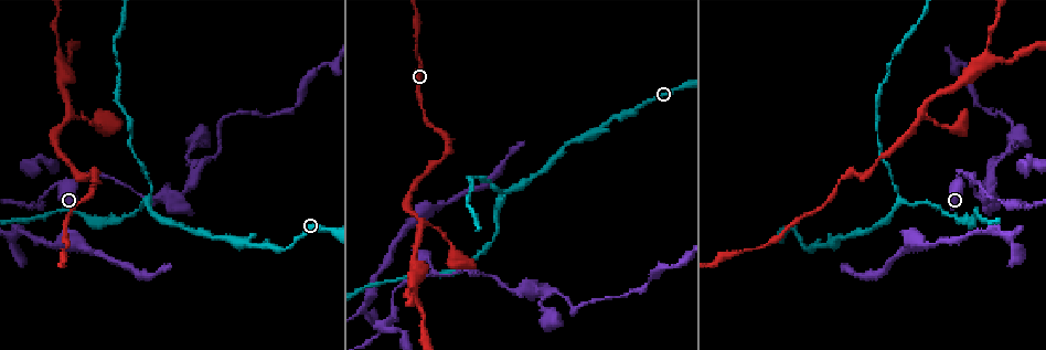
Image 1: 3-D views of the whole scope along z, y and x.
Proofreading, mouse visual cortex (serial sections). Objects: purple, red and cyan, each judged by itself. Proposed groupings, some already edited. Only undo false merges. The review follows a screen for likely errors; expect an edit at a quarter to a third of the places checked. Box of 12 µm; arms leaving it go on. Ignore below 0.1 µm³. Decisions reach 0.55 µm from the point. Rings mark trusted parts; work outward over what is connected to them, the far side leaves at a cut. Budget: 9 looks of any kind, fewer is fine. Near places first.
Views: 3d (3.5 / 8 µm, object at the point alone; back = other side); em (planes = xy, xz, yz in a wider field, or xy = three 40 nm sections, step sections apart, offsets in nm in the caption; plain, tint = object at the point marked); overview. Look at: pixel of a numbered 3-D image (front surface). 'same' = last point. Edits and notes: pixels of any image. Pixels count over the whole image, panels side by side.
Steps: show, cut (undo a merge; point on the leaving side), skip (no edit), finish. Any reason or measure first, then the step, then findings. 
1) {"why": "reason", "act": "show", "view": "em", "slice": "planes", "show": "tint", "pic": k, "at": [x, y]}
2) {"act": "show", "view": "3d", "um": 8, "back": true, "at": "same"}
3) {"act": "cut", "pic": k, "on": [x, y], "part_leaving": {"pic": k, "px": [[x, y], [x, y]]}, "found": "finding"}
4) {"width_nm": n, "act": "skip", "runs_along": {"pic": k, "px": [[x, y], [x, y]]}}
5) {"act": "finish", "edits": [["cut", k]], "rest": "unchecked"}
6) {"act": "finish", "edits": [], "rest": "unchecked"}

{"act": "show", "view": "3d", "um": 3.5, "pic": 1, "at": [838, 180]}

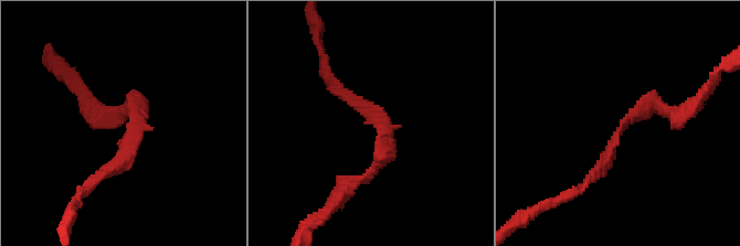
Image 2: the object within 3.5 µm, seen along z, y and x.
{"arm_widths_nm": [200, 200], "act": "show", "view": "em", "slice": "xy", "step": 5, "show": "tint", "pic": 2, "at": [133, 128]}

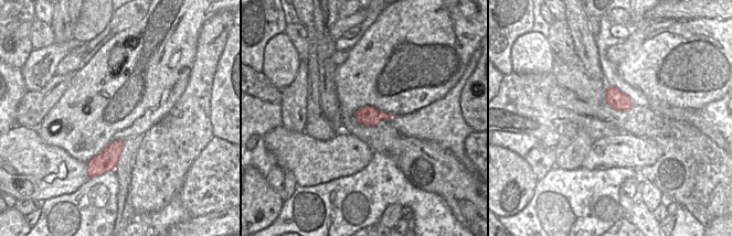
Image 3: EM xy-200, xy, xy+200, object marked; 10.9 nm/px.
{"act": "skip", "runs_along": {"pic": 2, "px": [[590, 178], [628, 116], [674, 113]]}, "found": "one cell here"}

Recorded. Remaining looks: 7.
{"why": "branch point", "act": "show", "view": "3d", "um": 3.5, "pic": 1, "at": [898, 201]}

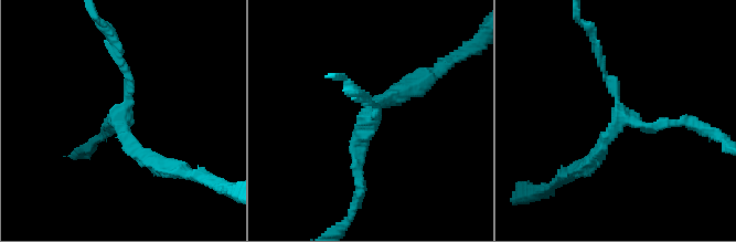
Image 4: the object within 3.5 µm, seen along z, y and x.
{"why": "now the EM", "act": "show", "view": "em", "slice": "xy", "step": 1, "show": "tint", "pic": 4, "at": [619, 116]}

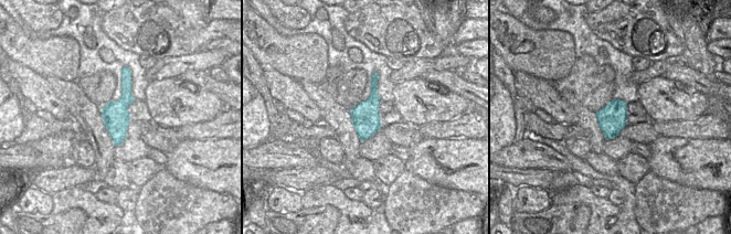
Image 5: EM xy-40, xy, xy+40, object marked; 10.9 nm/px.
{"why": "cut it another way", "act": "show", "view": "em", "slice": "planes", "show": "tint", "at": "same"}

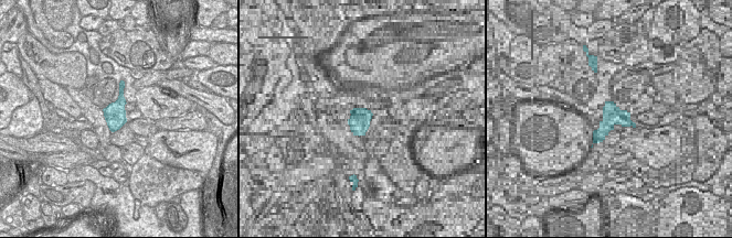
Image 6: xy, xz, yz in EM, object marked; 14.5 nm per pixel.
{"act": "skip", "found": "one cell here"}

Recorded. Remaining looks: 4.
{"why": "branch point", "act": "show", "view": "3d", "um": 3.5, "pic": 1, "at": [71, 117]}

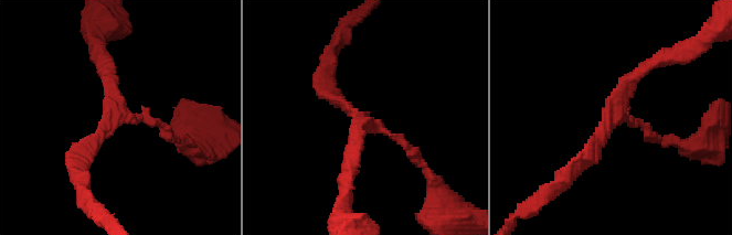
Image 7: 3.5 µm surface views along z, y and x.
{"arms": 3, "arm_widths_nm": [150, 150, 200], "why": "shape alone is not enough", "act": "show", "view": "em", "slice": "xy", "step": 2, "show": "tint", "pic": 7, "at": [362, 119]}

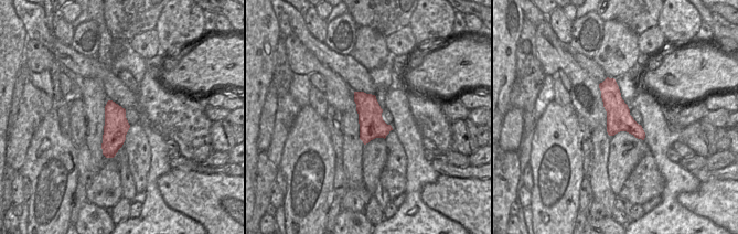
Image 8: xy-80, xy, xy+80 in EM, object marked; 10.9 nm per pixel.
{"act": "skip", "runs_along": {"pic": 7, "px": [[577, 164], [625, 83], [656, 60]]}, "found": "one cell here"}

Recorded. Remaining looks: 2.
{"why": "branch point", "act": "show", "view": "3d", "um": 8, "pic": 1, "at": [61, 59]}

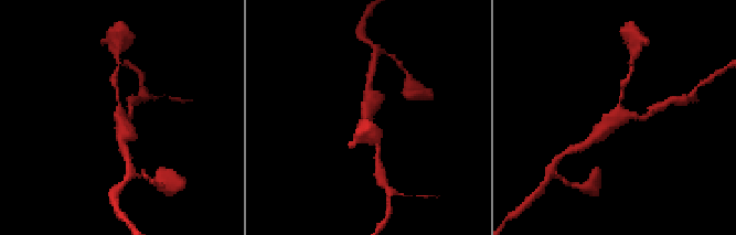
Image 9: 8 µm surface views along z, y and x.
{"why": "shape alone is not enough", "act": "show", "view": "em", "slice": "xy", "step": 5, "show": "tint", "pic": 9, "at": [620, 117]}

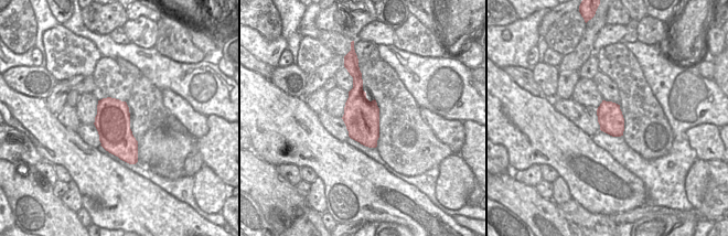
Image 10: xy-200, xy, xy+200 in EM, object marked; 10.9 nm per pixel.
{"arm_widths_nm": [150, 150, 450], "act": "skip", "found": "all the same cell"}

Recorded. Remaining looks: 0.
{"act": "finish", "edits": [], "rest": "unchecked"}

